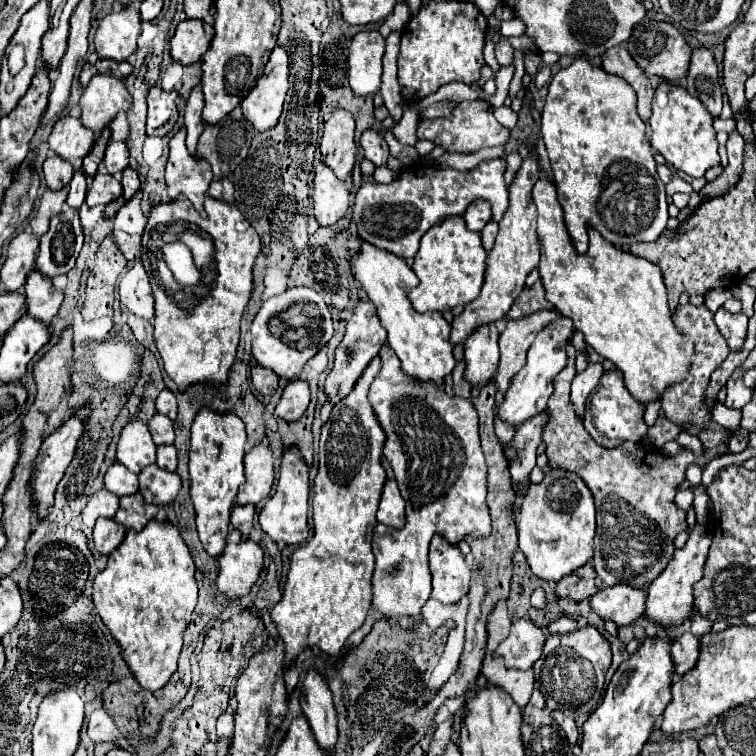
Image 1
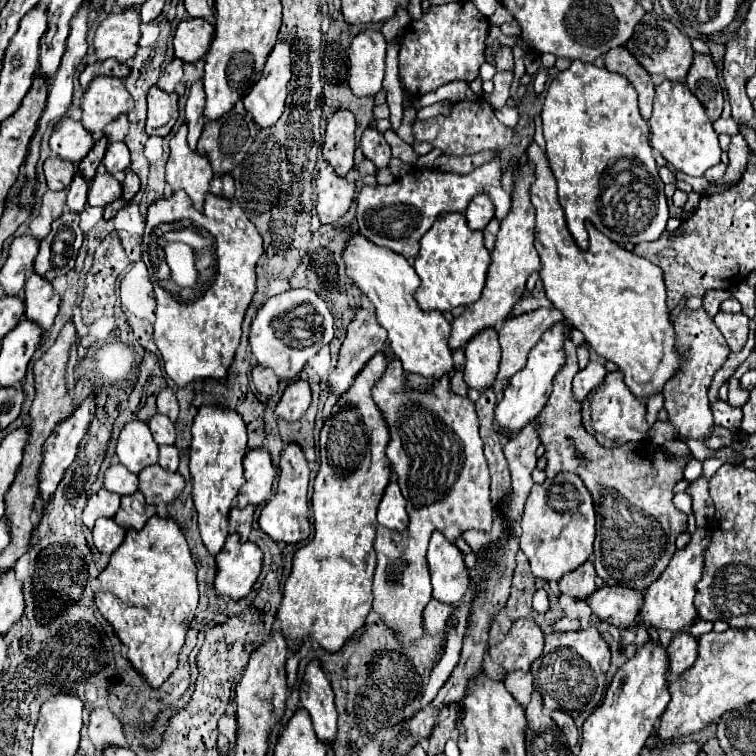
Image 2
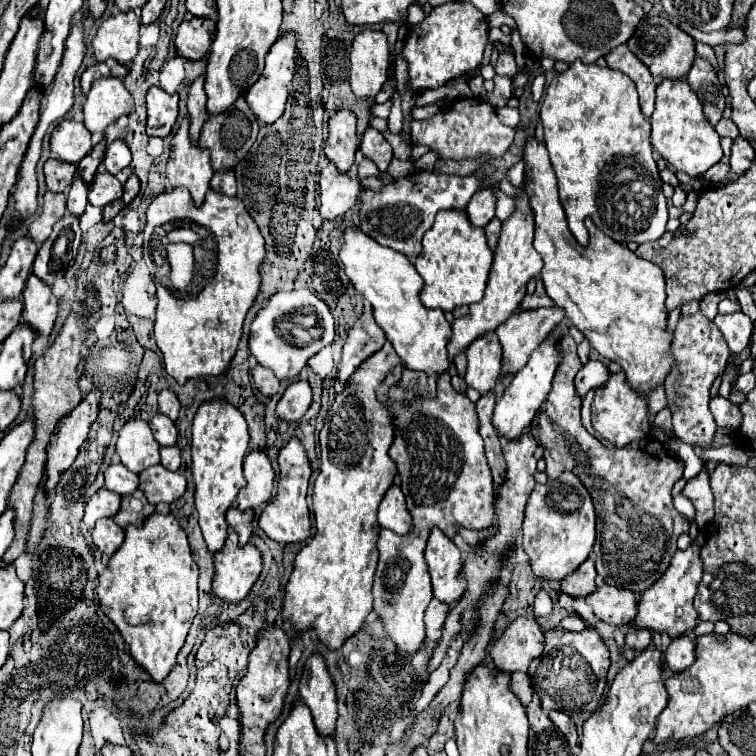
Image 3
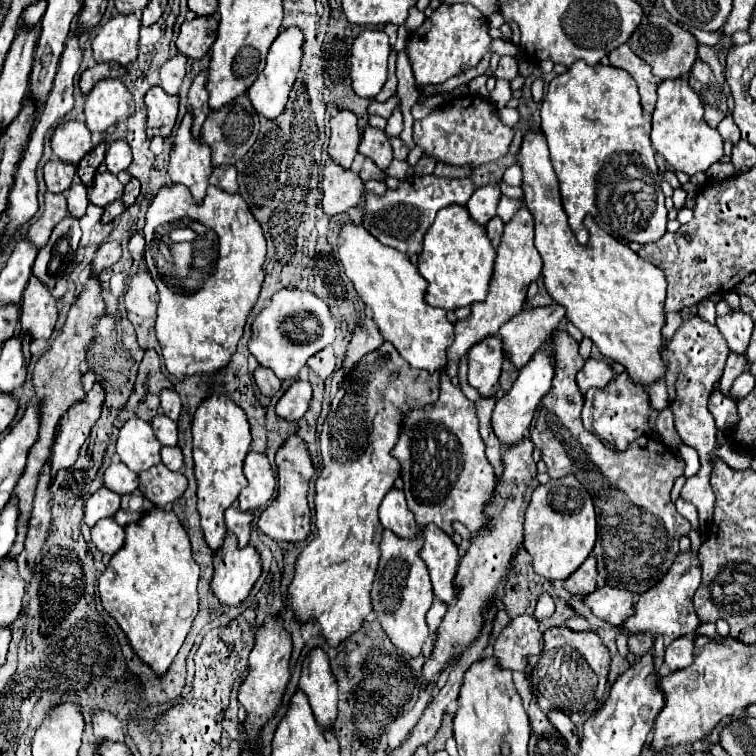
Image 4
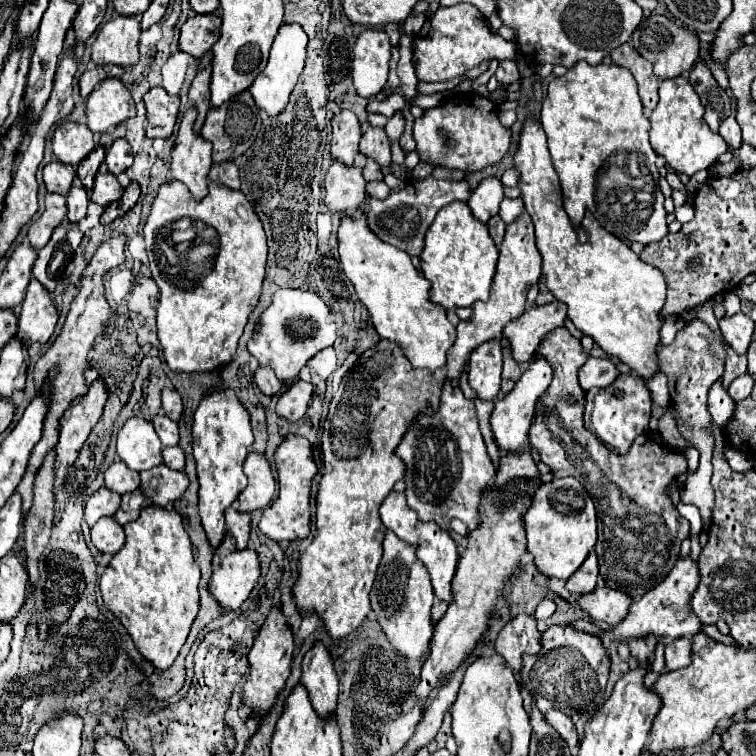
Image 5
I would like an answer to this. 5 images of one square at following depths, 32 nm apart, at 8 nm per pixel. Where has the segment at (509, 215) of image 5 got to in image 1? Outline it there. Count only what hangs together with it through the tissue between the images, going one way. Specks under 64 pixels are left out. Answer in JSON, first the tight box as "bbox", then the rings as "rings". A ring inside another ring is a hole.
{"bbox":[352,158,508,258],"rings":[[[492,158],[480,162],[470,172],[458,172],[452,168],[438,168],[438,166],[424,166],[424,164],[412,164],[404,168],[394,182],[390,184],[378,184],[378,182],[362,182],[362,186],[356,192],[354,206],[352,206],[352,222],[356,224],[358,236],[366,240],[368,244],[382,248],[386,252],[392,252],[400,258],[414,258],[420,246],[420,238],[436,224],[440,224],[448,216],[460,216],[474,200],[486,200],[492,208],[492,220],[500,220],[504,214],[504,208],[508,208],[508,190],[504,182],[506,172],[506,160],[504,158]]]}

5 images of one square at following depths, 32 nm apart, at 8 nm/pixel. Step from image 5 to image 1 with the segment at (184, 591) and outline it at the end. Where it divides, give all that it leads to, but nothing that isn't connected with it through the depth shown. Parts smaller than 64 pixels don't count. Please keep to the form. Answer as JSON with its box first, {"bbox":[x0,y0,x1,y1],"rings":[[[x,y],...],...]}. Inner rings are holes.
{"bbox":[92,520,198,690],"rings":[[[150,520],[142,532],[128,530],[122,544],[110,554],[108,566],[94,578],[92,602],[98,610],[98,616],[110,630],[112,638],[122,648],[122,658],[128,664],[136,682],[146,690],[160,690],[176,670],[176,662],[182,650],[182,636],[186,626],[190,624],[190,616],[194,612],[198,600],[198,588],[194,580],[194,562],[184,548],[184,540],[180,540],[180,532],[176,528],[168,528],[164,522]]]}

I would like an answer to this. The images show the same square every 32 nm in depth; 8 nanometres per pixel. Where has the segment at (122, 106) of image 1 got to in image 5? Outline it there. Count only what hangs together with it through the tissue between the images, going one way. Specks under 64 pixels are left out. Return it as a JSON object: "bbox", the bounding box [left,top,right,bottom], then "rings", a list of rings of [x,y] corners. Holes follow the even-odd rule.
{"bbox":[86,78,134,132],"rings":[[[118,78],[100,82],[86,100],[86,126],[92,132],[108,132],[112,126],[118,126],[134,114],[134,100]]]}

